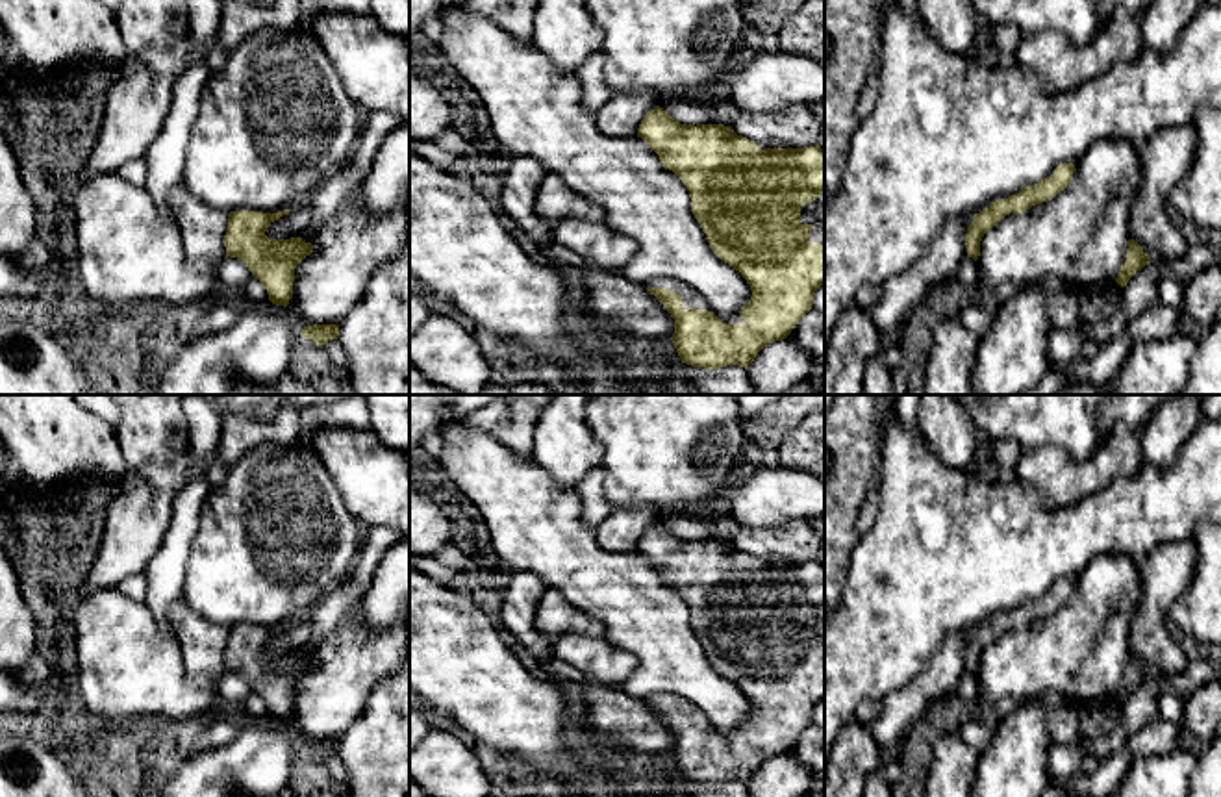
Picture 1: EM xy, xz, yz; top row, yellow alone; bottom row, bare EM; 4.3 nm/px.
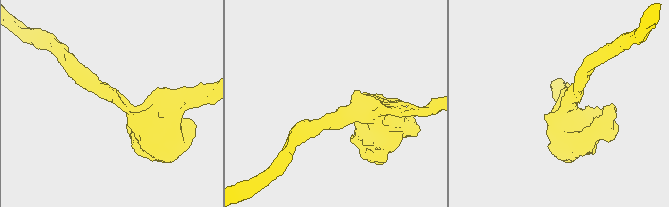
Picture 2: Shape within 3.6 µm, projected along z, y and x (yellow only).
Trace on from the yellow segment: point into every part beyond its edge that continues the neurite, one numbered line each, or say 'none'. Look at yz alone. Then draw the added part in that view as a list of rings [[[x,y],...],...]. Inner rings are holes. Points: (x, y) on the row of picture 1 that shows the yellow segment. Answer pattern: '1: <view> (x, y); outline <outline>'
none

